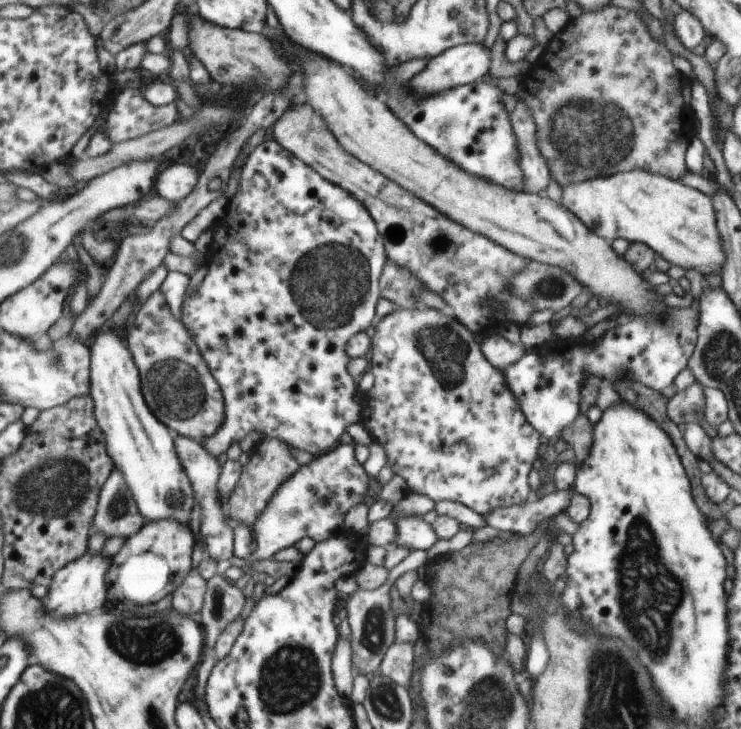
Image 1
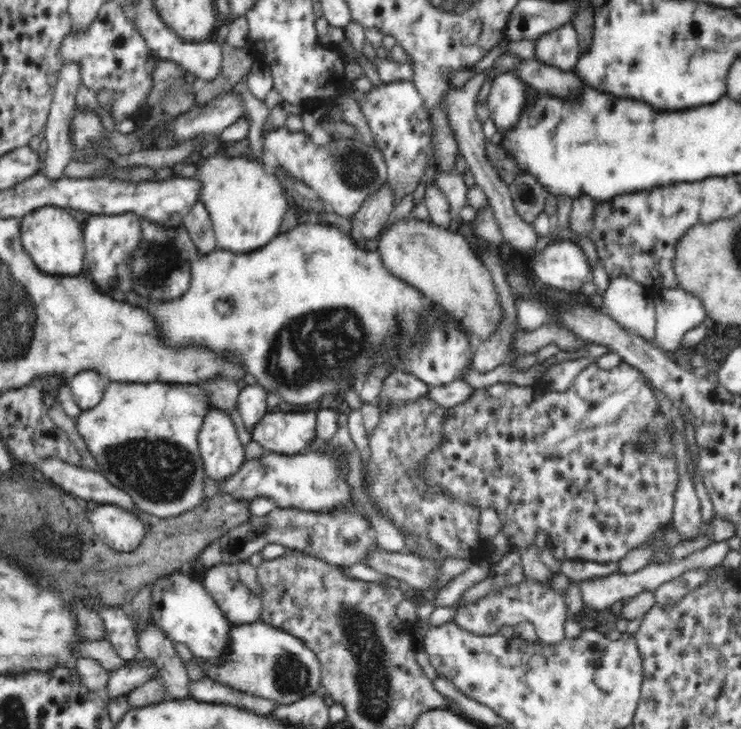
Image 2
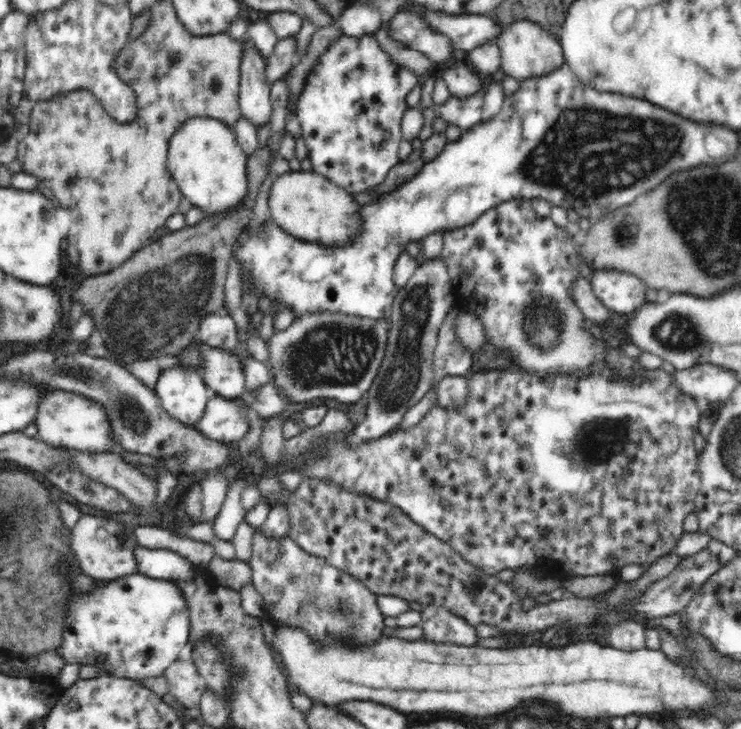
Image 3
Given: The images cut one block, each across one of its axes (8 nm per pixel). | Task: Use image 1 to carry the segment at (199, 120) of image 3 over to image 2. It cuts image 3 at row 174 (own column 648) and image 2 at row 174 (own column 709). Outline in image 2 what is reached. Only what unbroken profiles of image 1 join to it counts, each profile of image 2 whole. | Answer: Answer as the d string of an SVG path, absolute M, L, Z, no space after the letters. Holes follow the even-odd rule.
M214 154L198 171L198 178L202 179L199 198L210 212L218 249L249 253L263 248L279 235L282 218L292 203L285 187L259 161Z

